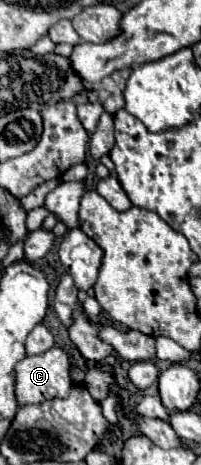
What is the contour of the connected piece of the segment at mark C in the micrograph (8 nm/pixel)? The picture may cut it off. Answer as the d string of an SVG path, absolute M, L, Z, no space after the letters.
M54 346L44 354L38 356L26 356L24 360L20 360L16 364L16 400L20 406L24 404L38 404L42 400L48 398L66 398L72 386L72 380L68 376L68 368L70 368L70 360L68 354Z

